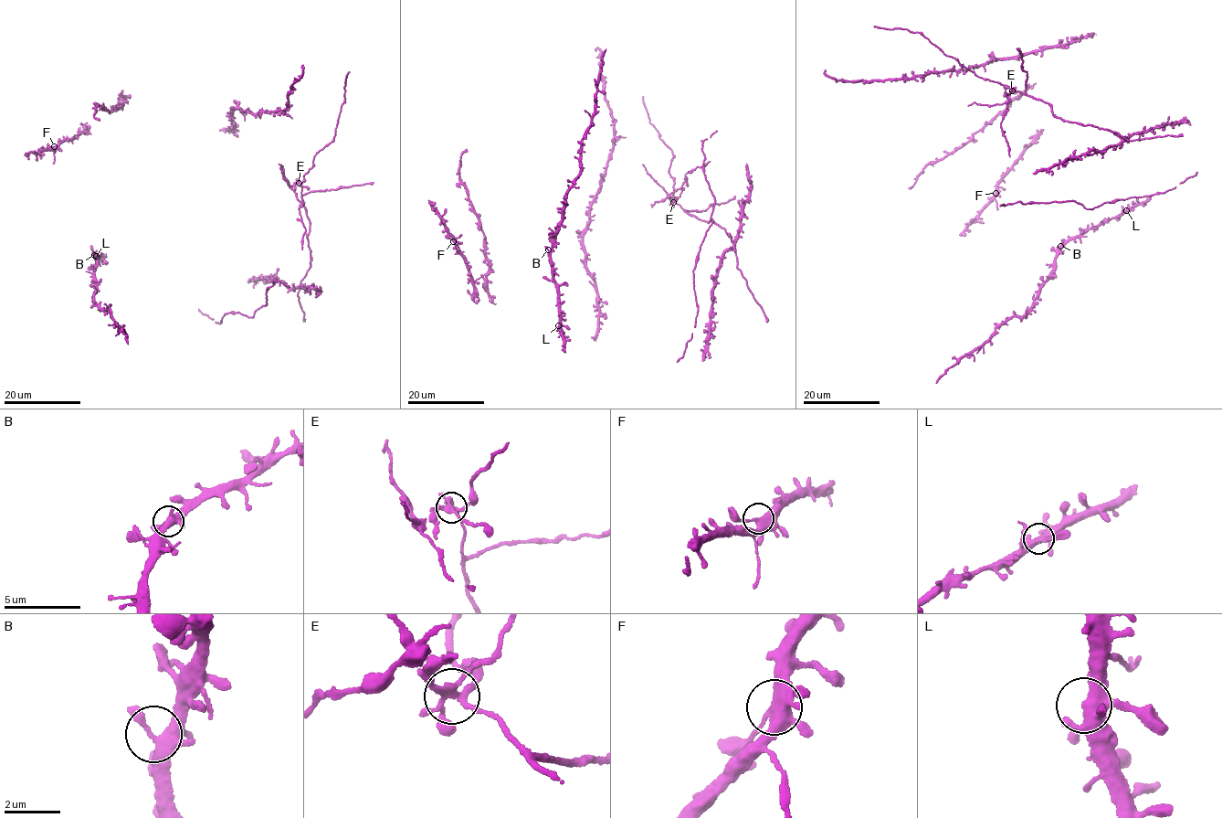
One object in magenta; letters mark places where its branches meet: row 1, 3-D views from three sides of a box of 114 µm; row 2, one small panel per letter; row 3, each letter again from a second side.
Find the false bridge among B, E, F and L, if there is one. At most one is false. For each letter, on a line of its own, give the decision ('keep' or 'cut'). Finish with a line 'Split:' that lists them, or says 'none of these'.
B: keep
E: cut
F: keep
L: keep
Split: E

